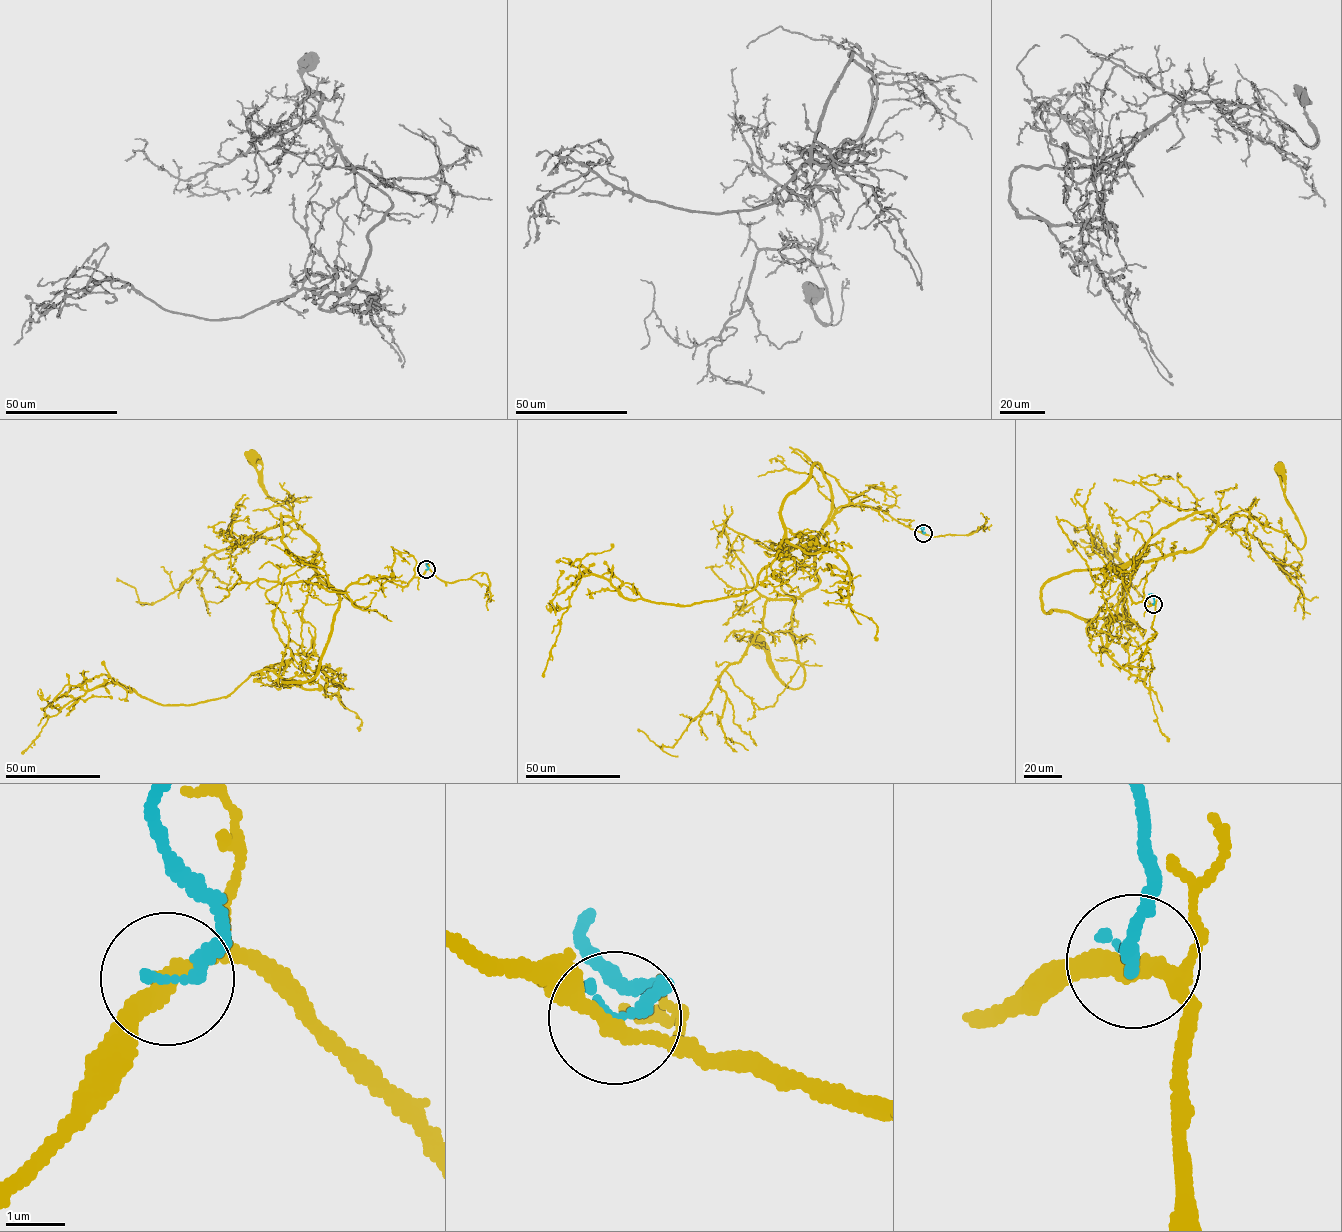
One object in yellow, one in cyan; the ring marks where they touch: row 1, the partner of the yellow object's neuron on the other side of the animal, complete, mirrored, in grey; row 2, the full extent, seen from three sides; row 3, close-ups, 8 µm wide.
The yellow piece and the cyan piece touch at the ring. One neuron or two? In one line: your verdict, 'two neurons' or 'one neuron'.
two neurons

